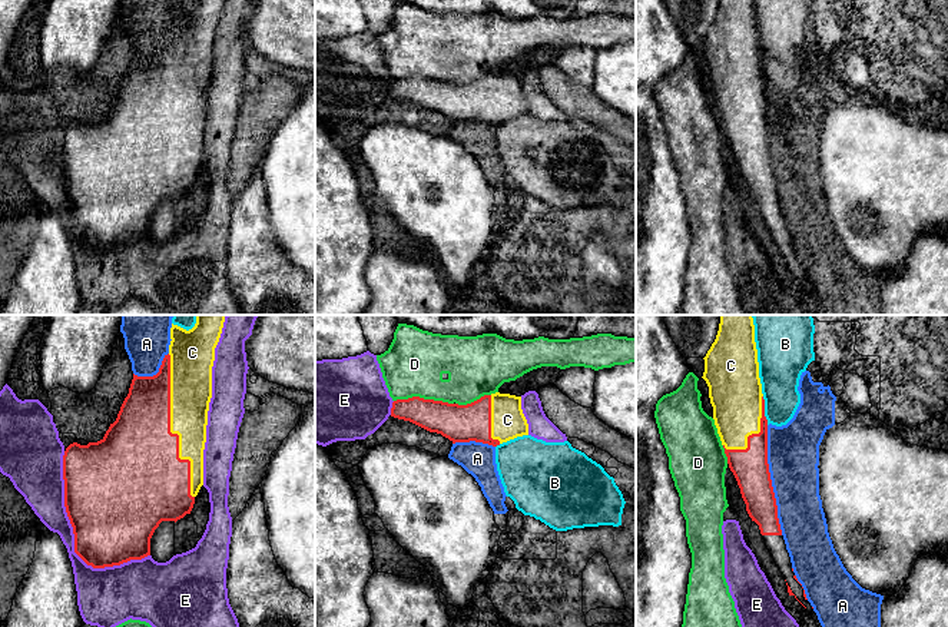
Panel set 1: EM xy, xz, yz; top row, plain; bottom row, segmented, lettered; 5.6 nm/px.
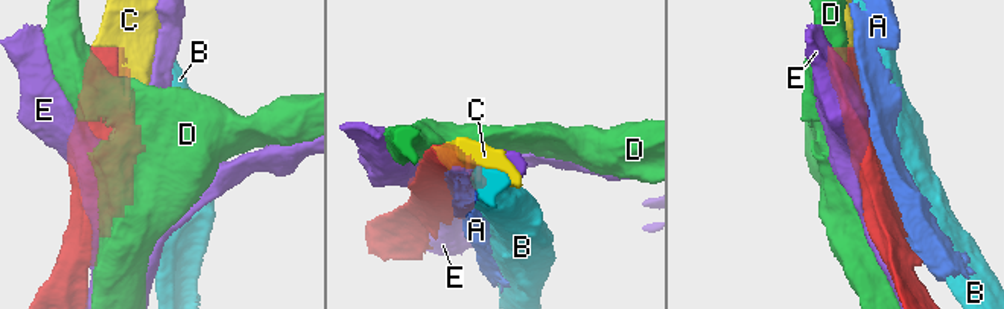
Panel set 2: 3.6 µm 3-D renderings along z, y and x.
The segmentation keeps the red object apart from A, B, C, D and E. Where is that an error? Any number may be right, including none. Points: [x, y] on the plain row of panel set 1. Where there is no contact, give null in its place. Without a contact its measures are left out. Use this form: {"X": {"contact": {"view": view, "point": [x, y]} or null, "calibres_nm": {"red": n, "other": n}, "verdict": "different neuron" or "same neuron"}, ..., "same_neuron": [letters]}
{"A": {"contact": {"view": "yz", "point": [771, 159]}, "calibres_nm": {"red": 200, "other": 280}, "verdict": "different neuron"}, "B": {"contact": {"view": "yz", "point": [763, 90]}, "calibres_nm": {"red": 130, "other": 240}, "verdict": "different neuron"}, "C": {"contact": {"view": "xy", "point": [169, 109]}, "calibres_nm": {"red": 460, "other": 240}, "verdict": "same neuron"}, "D": {"contact": {"view": "xz", "point": [423, 78]}, "calibres_nm": {"red": 200, "other": 340}, "verdict": "different neuron"}, "E": {"contact": {"view": "xy", "point": [75, 218]}, "calibres_nm": {"red": 480, "other": 180}, "verdict": "different neuron"}, "same_neuron": ["C"]}

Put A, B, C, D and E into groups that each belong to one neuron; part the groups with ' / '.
A / B / C / D / E

